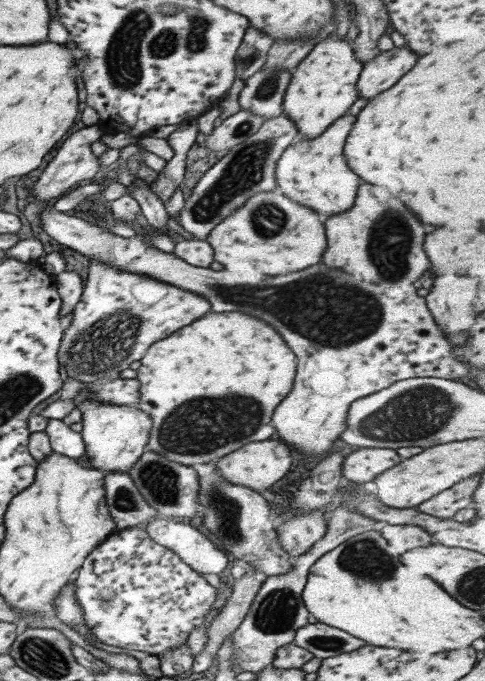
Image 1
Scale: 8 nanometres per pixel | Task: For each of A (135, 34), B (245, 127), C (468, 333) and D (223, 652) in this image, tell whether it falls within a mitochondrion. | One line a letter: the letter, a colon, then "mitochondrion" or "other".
A: mitochondrion
B: mitochondrion
C: other
D: other

